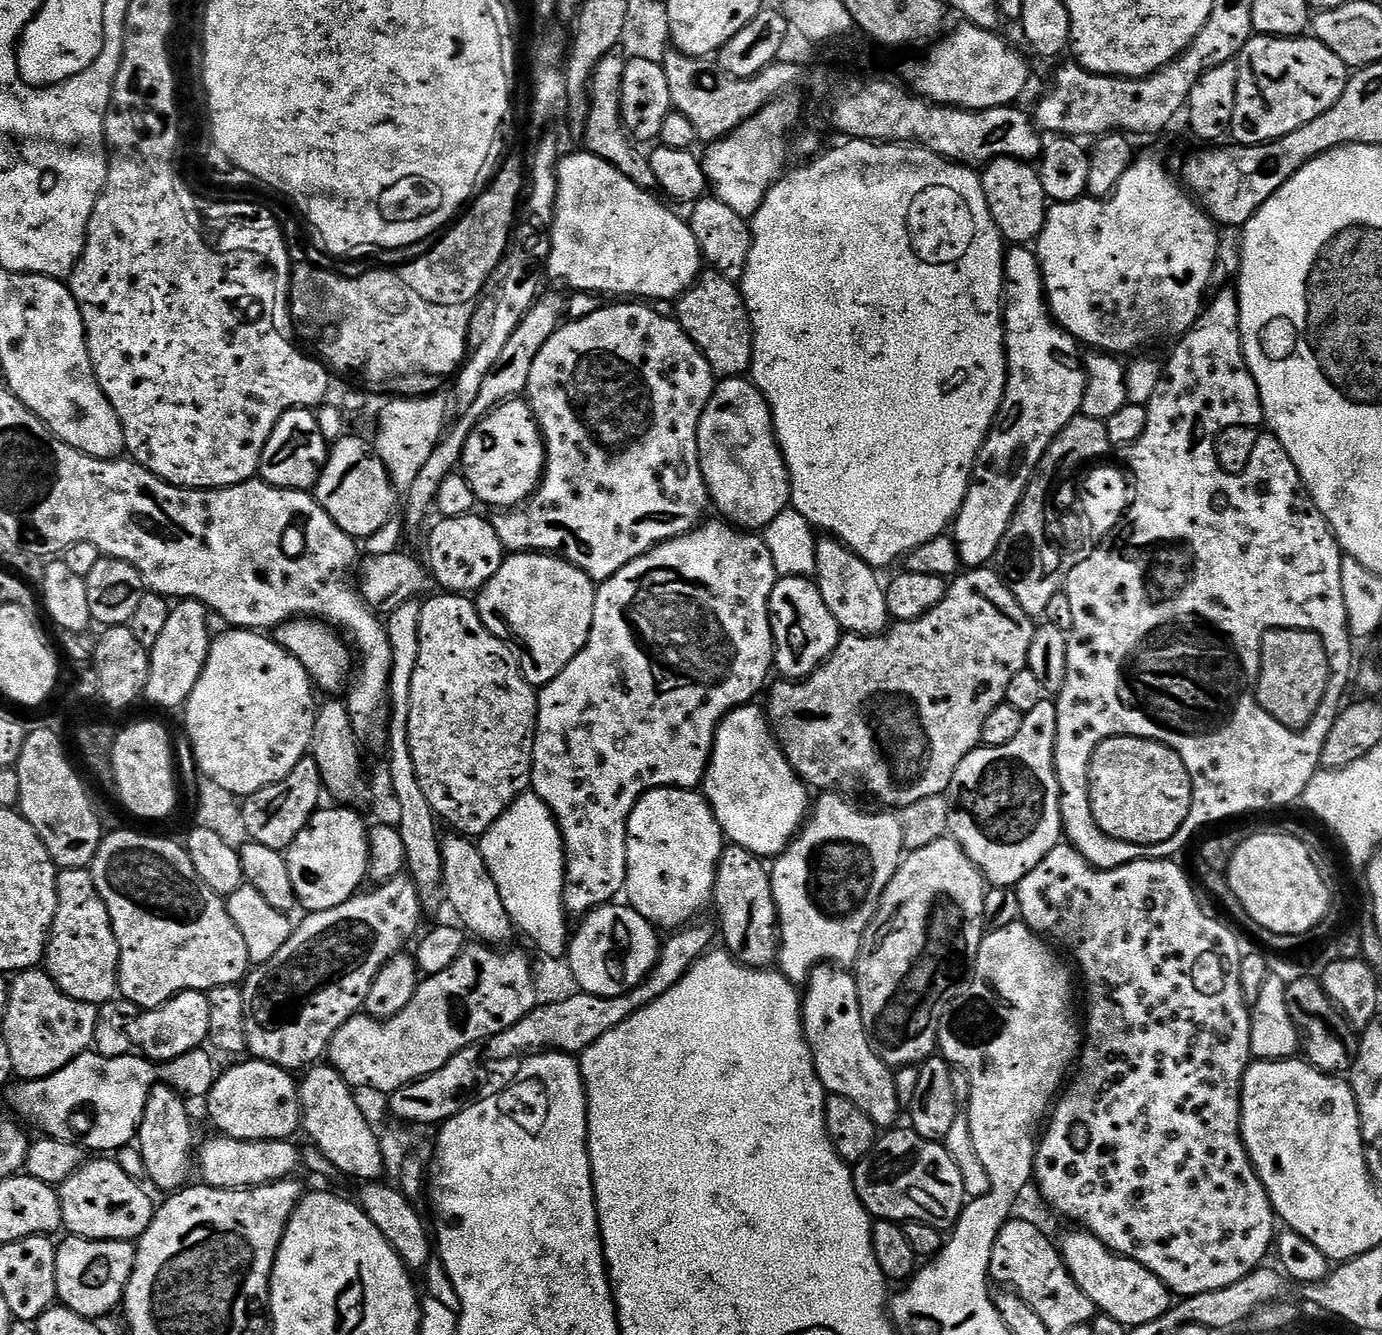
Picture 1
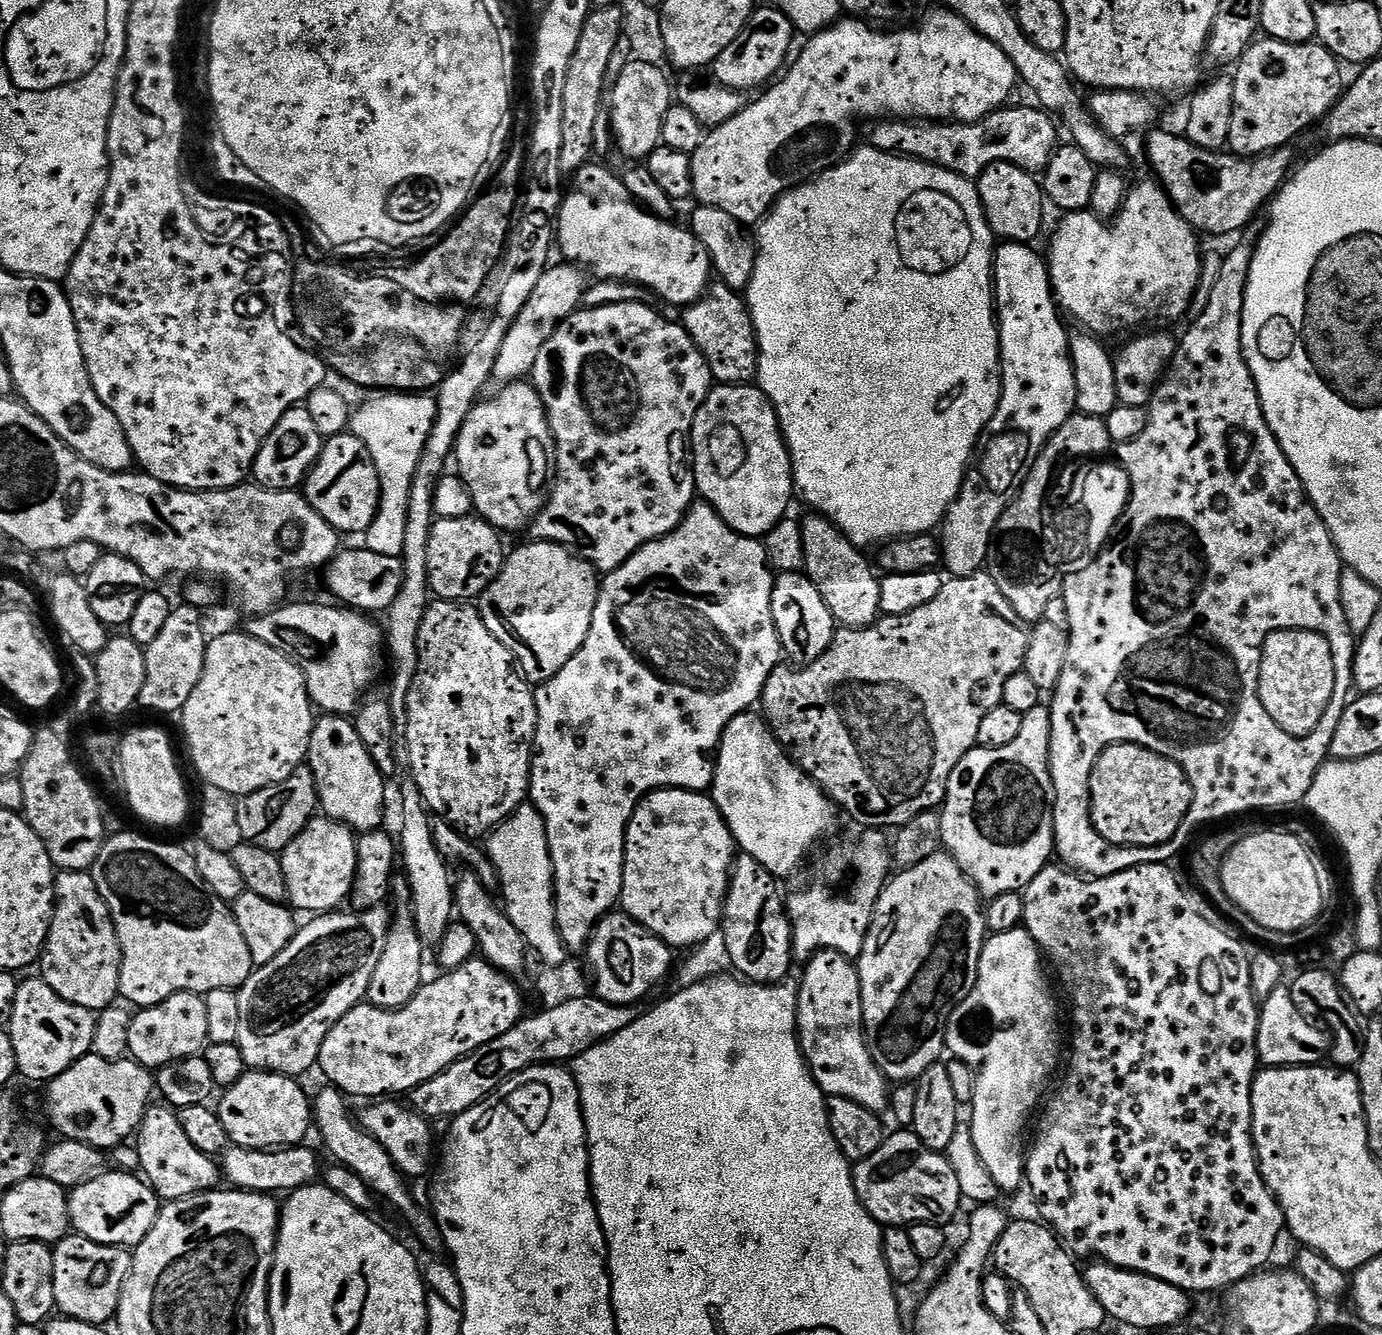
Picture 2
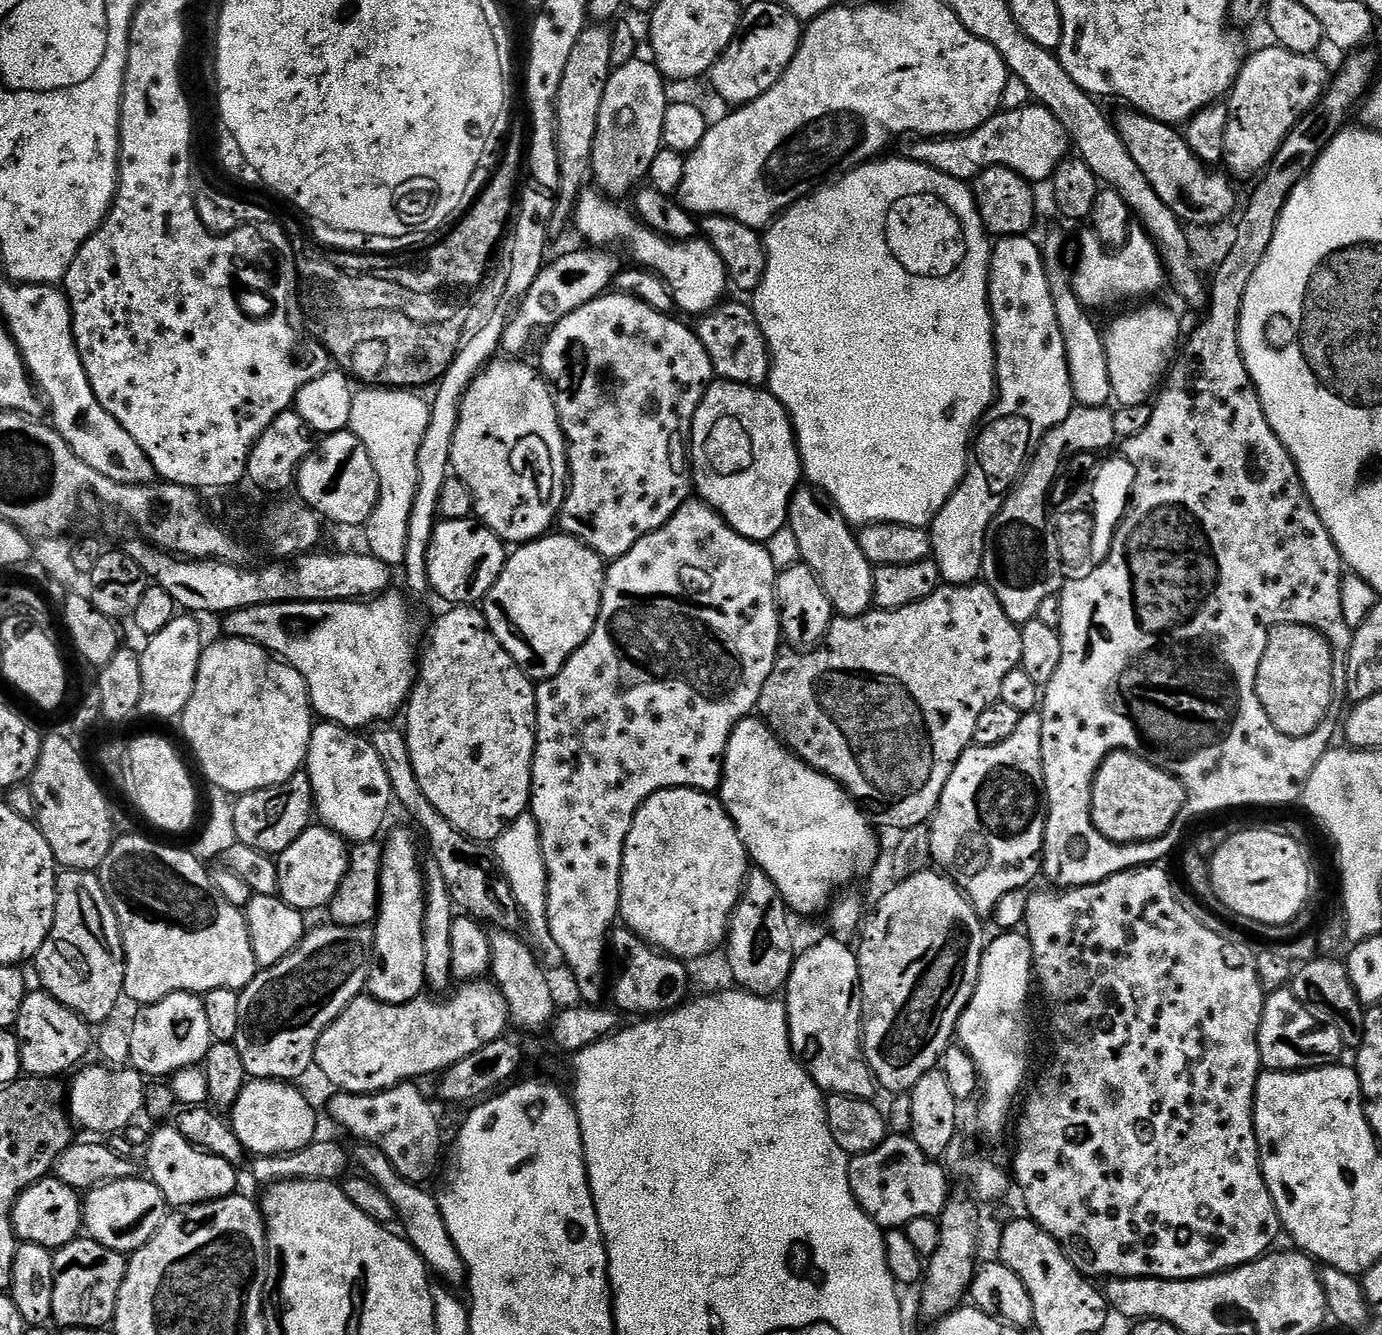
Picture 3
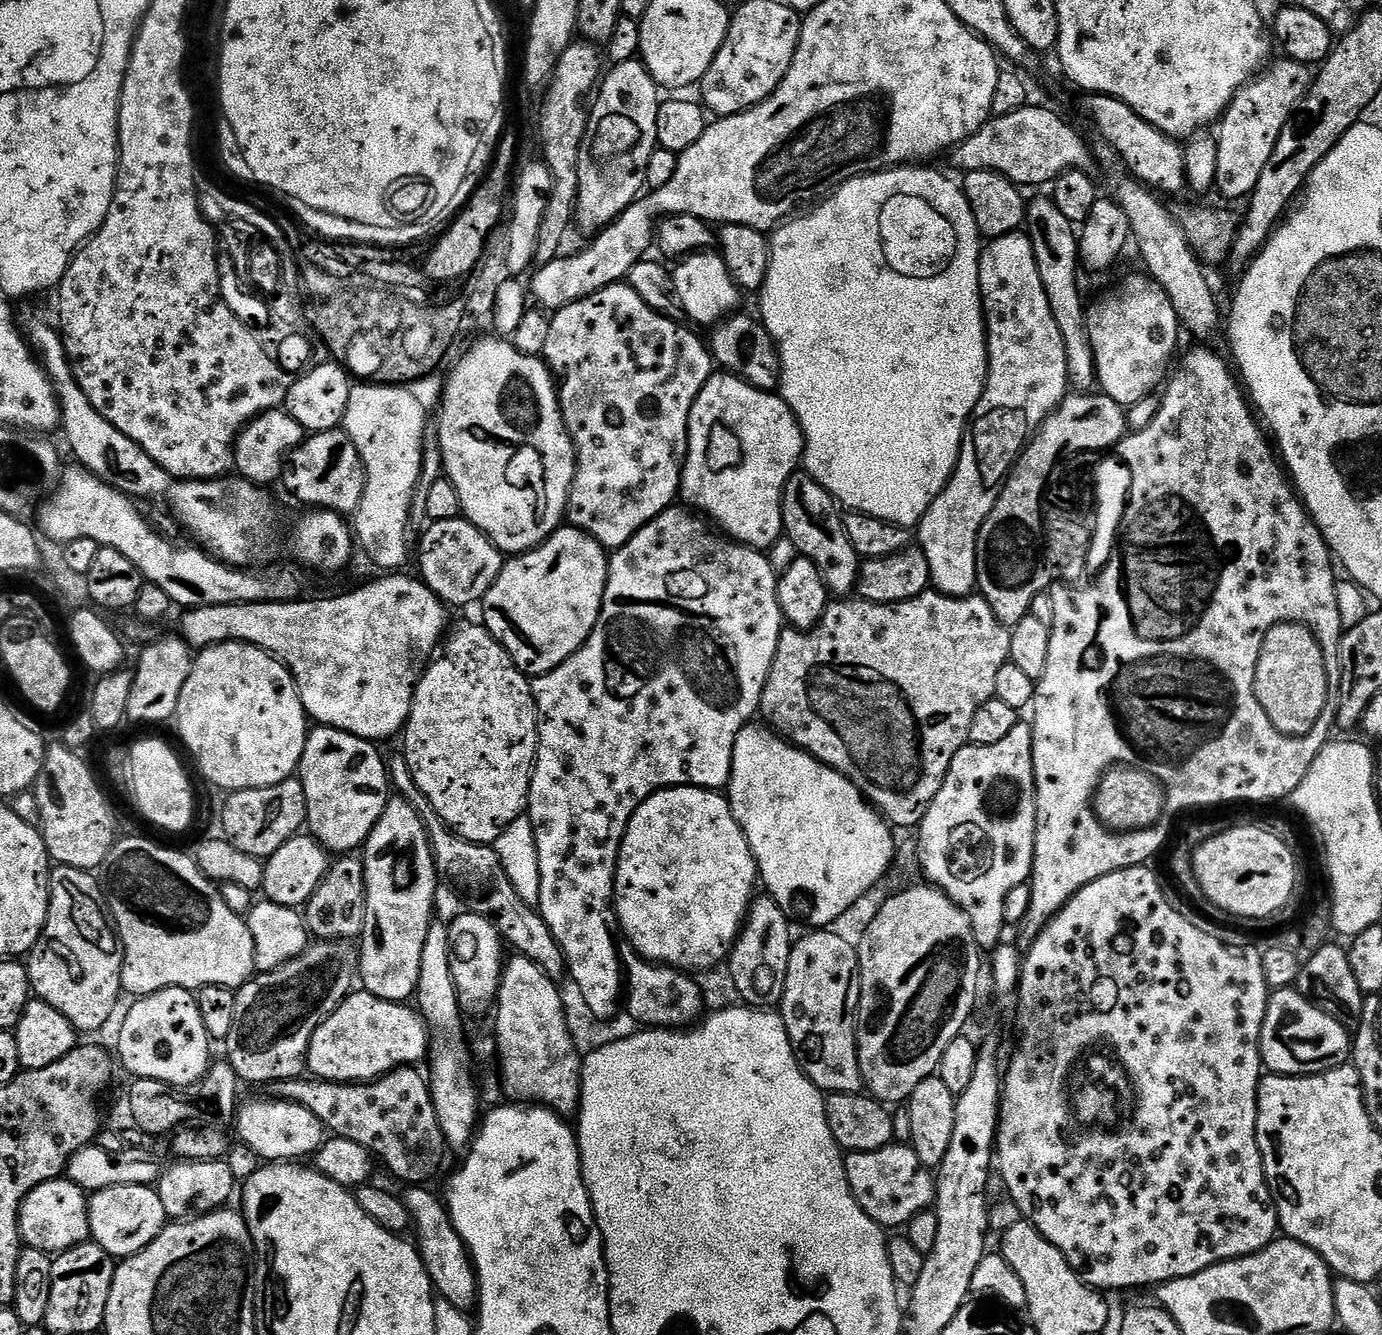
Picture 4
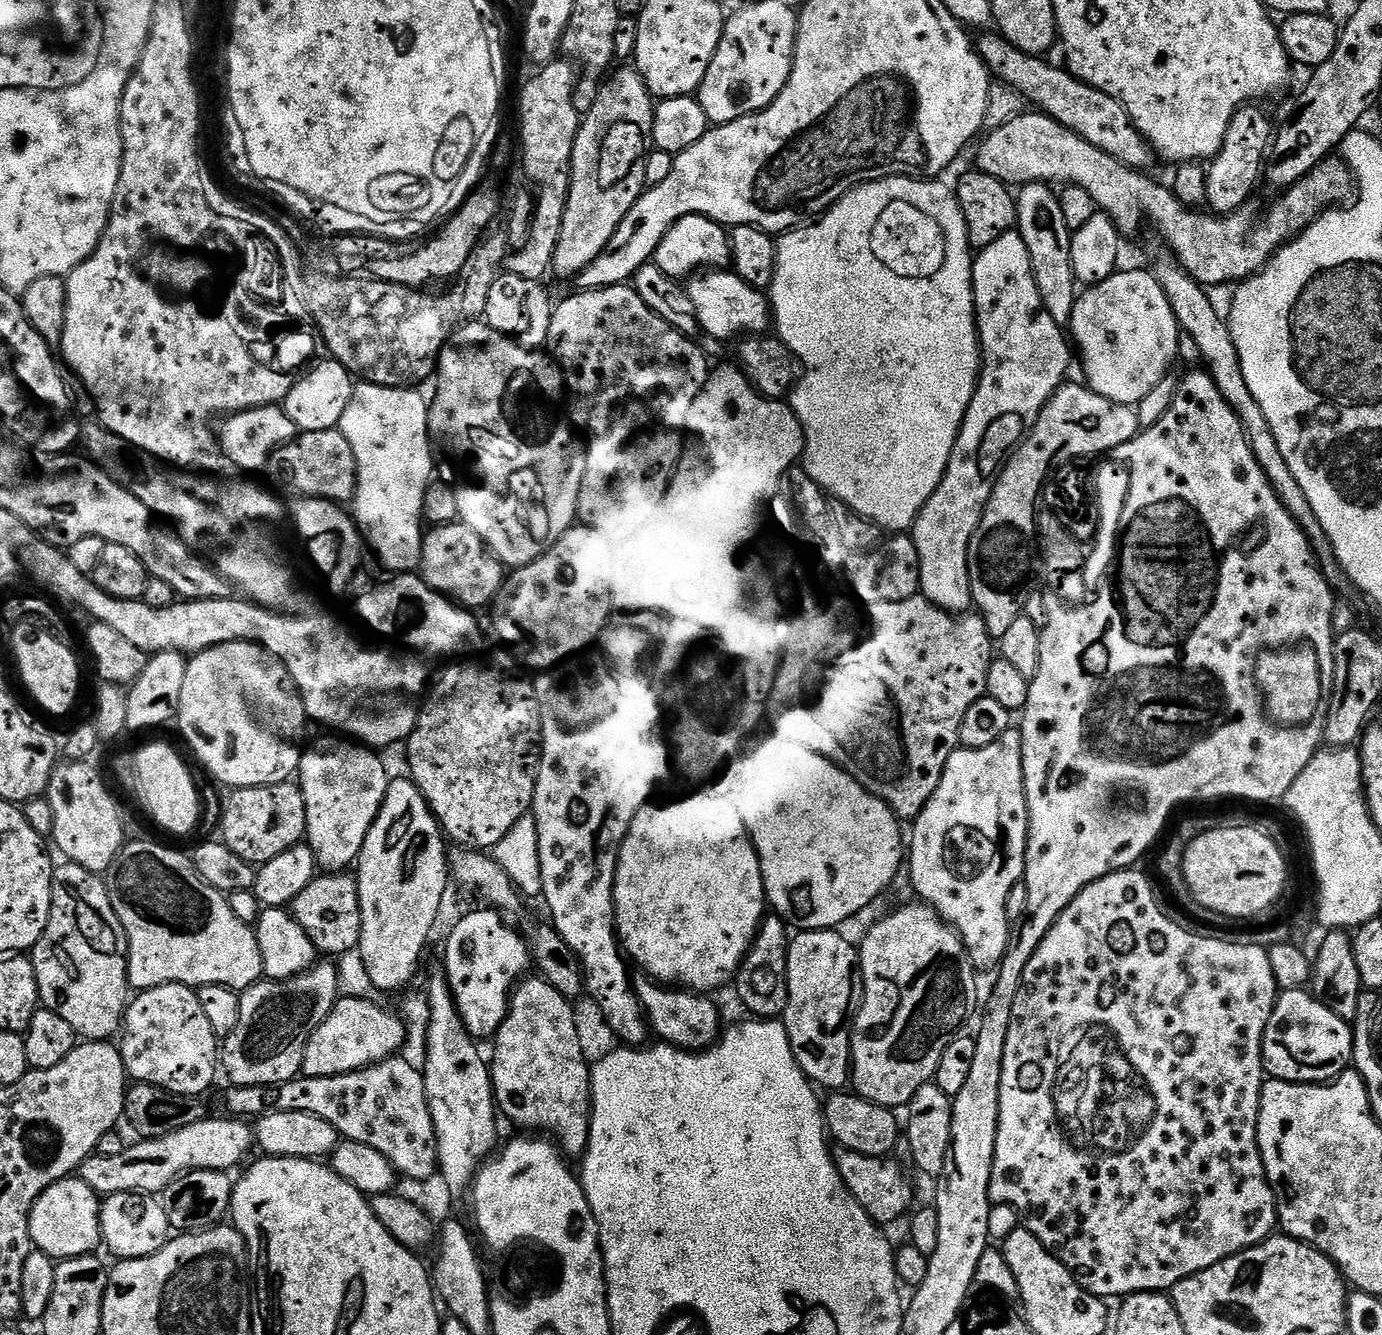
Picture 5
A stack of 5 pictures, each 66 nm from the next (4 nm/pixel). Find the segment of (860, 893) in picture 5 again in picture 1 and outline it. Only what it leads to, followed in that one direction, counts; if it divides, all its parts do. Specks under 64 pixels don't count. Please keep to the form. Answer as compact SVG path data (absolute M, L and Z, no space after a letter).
M741 706L735 708L733 712L729 712L723 720L720 721L719 728L716 729L716 741L712 744L712 756L708 760L708 769L704 772L702 781L702 795L707 800L708 805L712 808L712 813L716 815L716 821L720 824L720 829L724 831L725 837L731 843L742 846L746 850L750 850L753 854L761 858L775 858L787 848L793 836L800 831L806 817L810 812L810 789L803 780L797 776L796 771L790 766L790 762L784 757L784 752L780 748L780 744L776 741L776 737L772 735L772 725L769 724L767 715L763 711L760 712L756 706Z

